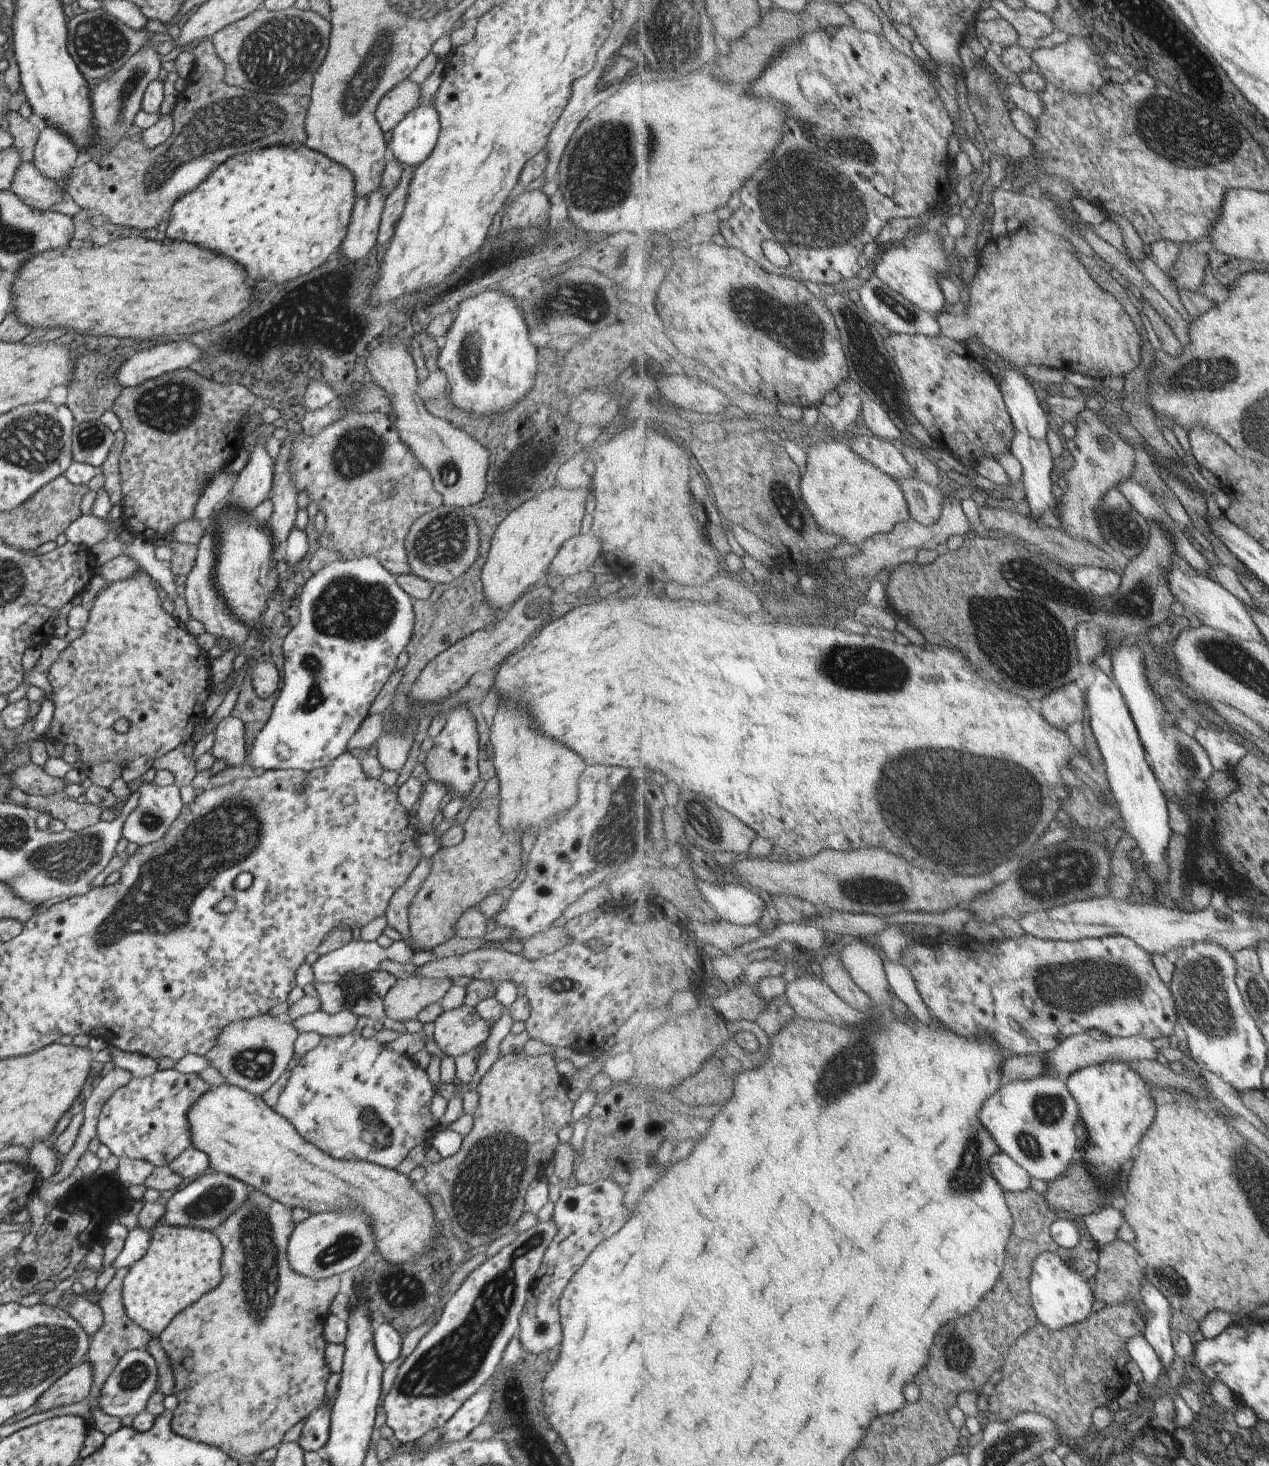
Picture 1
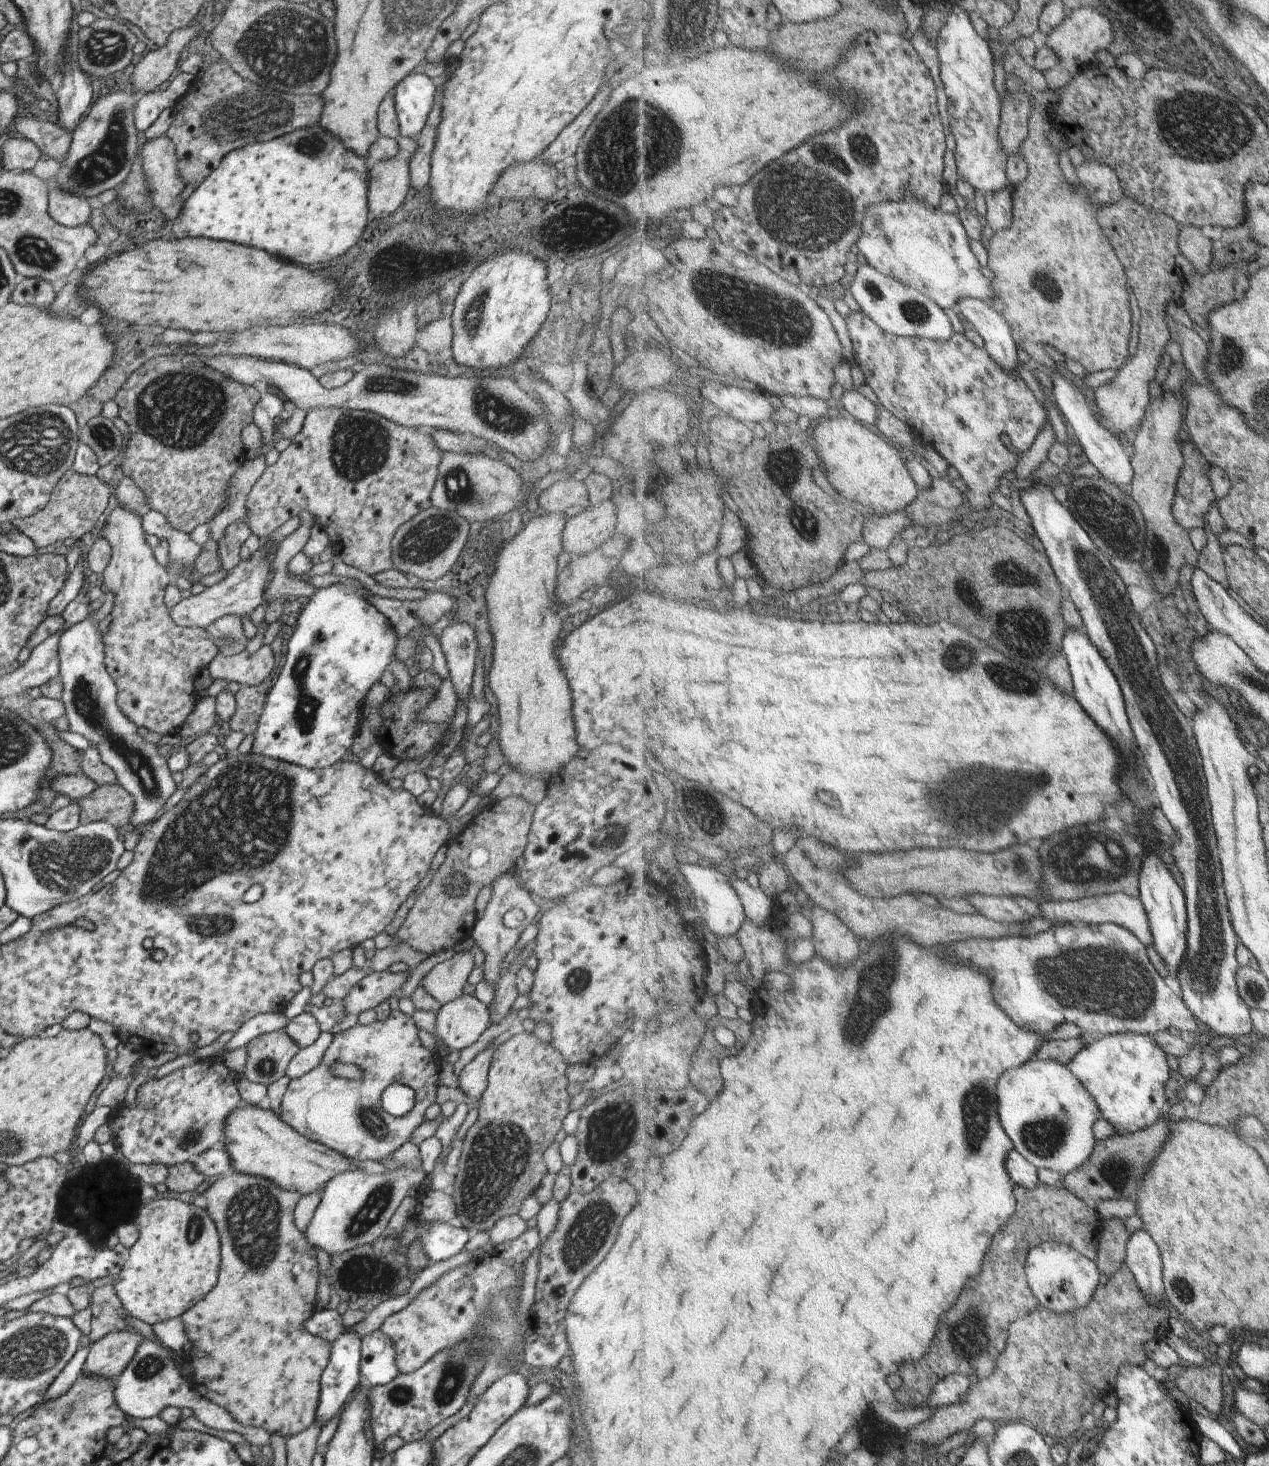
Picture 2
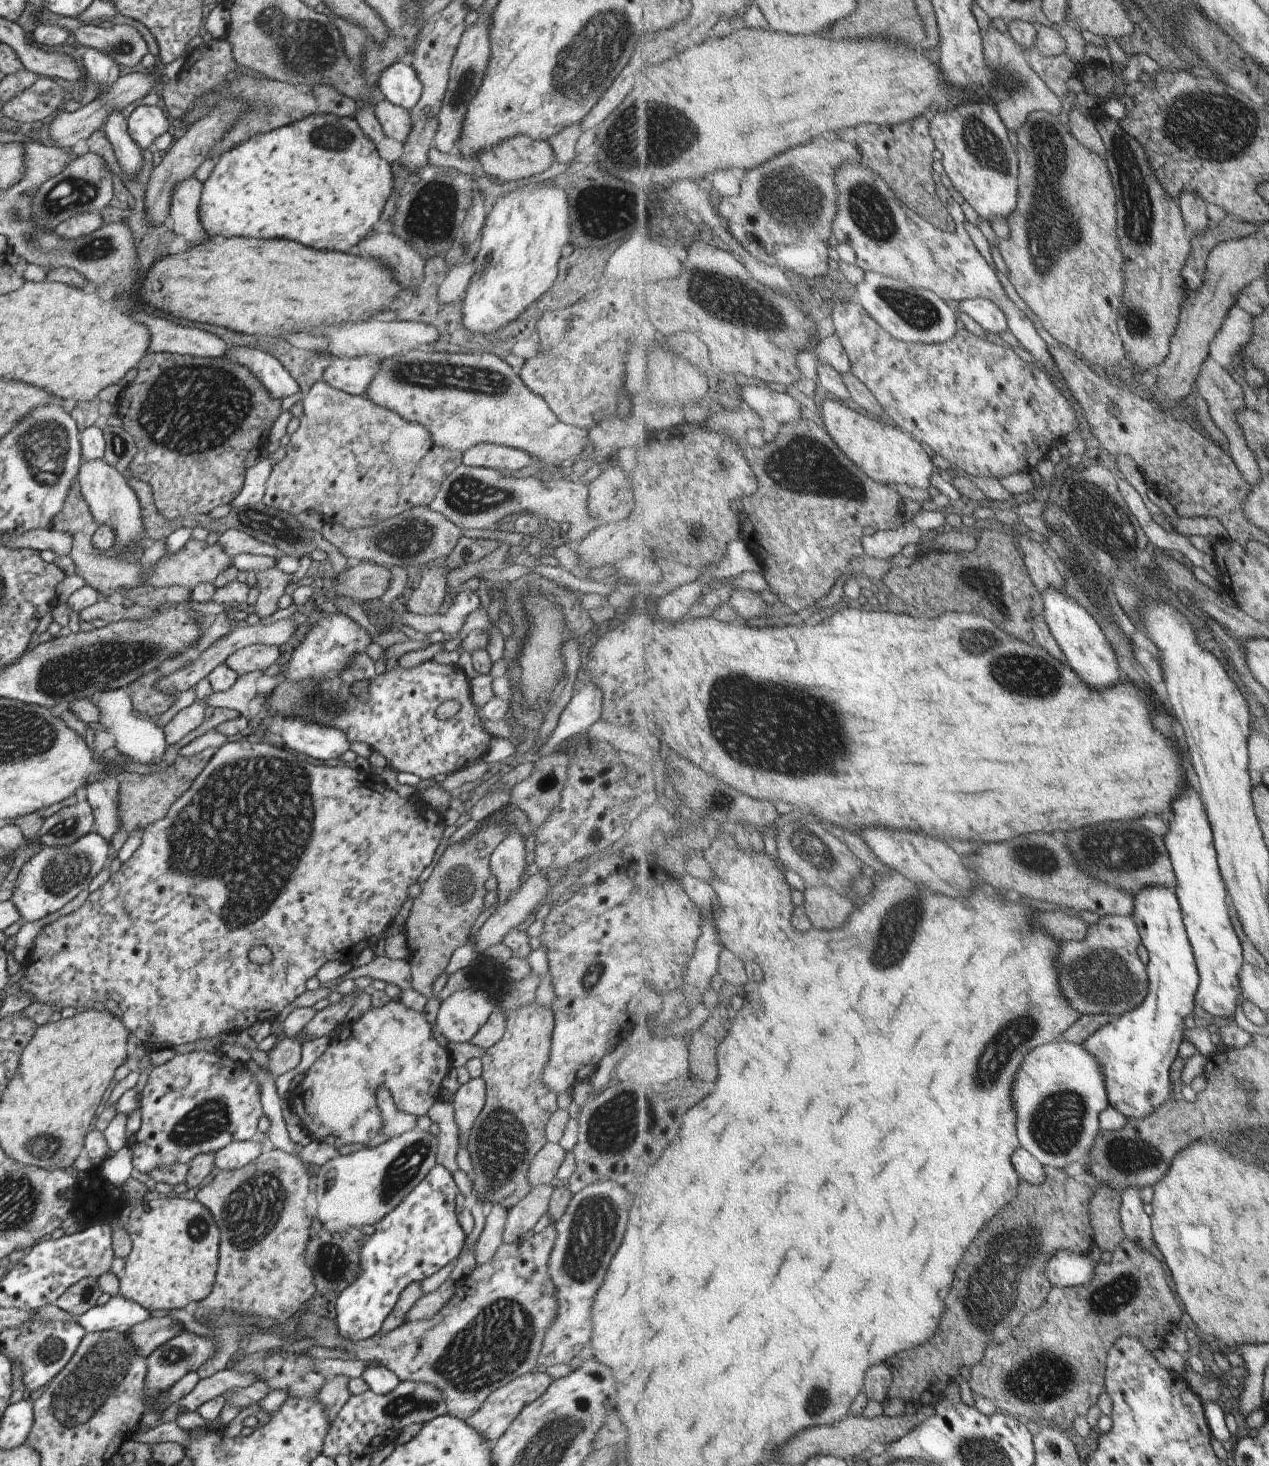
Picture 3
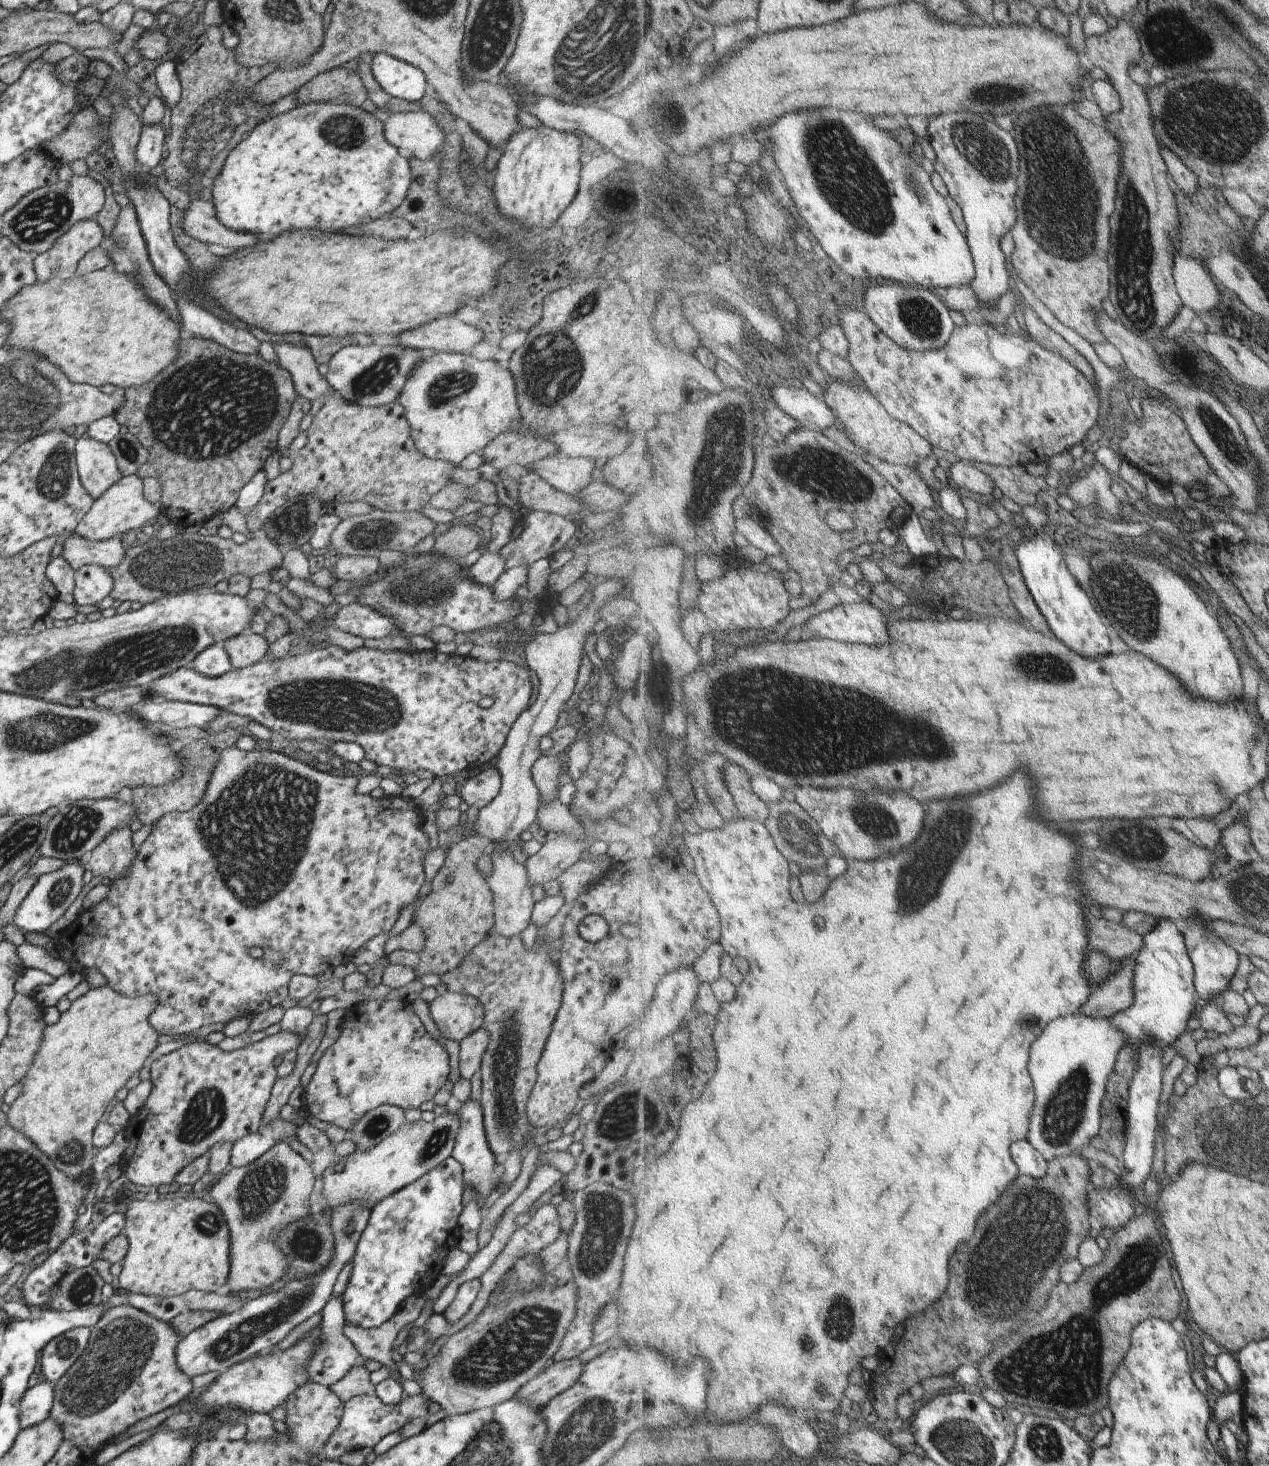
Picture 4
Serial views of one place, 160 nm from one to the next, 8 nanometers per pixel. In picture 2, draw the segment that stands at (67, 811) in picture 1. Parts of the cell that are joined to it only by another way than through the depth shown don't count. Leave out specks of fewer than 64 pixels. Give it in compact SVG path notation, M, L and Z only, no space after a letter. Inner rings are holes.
M120 784L96 787L89 795L76 800L79 806L79 824L108 821L117 829L128 826L129 816L135 809L134 797Z

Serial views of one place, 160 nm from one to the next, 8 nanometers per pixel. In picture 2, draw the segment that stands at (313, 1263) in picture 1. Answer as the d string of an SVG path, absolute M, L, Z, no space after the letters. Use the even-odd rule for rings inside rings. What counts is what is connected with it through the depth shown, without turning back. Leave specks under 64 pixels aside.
M412 1169L390 1170L390 1174L368 1174L354 1171L339 1174L327 1182L321 1192L321 1201L315 1210L311 1223L303 1235L314 1248L322 1248L331 1255L374 1243L384 1232L408 1189L426 1176L422 1171Z

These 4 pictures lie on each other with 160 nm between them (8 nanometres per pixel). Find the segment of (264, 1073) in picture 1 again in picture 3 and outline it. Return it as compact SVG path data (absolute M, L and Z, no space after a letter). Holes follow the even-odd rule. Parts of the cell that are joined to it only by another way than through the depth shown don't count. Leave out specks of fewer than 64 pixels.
M285 1037L265 1056L265 1065L271 1076L276 1078L294 1070L300 1064L301 1054L301 1044L291 1037Z

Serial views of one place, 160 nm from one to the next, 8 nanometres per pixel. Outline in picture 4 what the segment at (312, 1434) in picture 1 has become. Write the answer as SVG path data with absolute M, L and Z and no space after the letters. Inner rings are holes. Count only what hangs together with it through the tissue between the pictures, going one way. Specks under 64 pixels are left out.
M452 1156L423 1174L418 1180L381 1200L372 1210L353 1256L352 1276L343 1290L345 1322L361 1329L384 1324L412 1294L422 1294L440 1274L448 1251L459 1242L459 1216L465 1182L462 1165Z

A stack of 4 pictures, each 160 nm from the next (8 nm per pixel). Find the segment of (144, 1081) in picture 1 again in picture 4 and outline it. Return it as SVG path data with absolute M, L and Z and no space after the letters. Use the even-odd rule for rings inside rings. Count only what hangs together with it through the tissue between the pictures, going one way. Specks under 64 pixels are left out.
M281 1030L278 1034L266 1036L256 1043L250 1042L247 1048L233 1052L224 1052L208 1042L191 1043L160 1058L152 1058L149 1062L150 1094L145 1104L130 1118L130 1126L125 1130L128 1147L121 1156L120 1164L128 1180L136 1186L170 1184L180 1170L206 1155L215 1144L235 1143L246 1135L258 1133L263 1124L266 1103L278 1077L274 1058L290 1050L297 1050L306 1037L307 1030L298 1036Z

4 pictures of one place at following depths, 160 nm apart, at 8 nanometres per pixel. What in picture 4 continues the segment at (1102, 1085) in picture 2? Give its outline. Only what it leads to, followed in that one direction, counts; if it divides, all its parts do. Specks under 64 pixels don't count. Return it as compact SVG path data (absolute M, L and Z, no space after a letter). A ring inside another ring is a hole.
M1162 918L1153 919L1153 929L1145 935L1145 945L1137 957L1134 1004L1113 1017L1113 1023L1135 1046L1140 1060L1147 1043L1168 1048L1188 1032L1188 1022L1200 1006L1197 989L1197 970L1189 950L1184 930L1176 924L1165 924Z

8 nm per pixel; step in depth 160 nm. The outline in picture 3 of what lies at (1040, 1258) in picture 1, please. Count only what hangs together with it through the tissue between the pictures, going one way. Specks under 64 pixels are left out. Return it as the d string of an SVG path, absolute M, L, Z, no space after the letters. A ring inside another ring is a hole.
M1062 1249L1047 1264L1047 1275L1061 1289L1085 1287L1095 1279L1099 1264L1090 1254Z

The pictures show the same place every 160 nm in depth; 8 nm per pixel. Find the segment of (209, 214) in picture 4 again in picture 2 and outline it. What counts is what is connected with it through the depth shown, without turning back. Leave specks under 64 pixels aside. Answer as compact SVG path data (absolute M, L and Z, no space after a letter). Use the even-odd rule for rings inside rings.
M163 134L156 139L142 140L140 150L152 203L170 218L170 221L175 220L183 205L178 197L185 187L176 168L172 139Z

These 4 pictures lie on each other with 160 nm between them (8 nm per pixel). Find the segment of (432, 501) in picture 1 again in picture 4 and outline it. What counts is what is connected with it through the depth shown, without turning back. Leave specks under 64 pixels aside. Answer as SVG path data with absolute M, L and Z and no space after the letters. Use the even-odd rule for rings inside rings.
M286 342L272 345L278 354L281 368L291 374L295 389L304 401L314 400L318 390L331 386L328 379L318 371L319 362L311 355L310 350ZM335 392L326 397L305 432L308 442L297 453L292 468L268 482L260 502L246 517L249 530L256 536L261 535L267 516L288 499L310 495L321 502L343 502L350 498L348 487L360 486L364 480L376 492L372 496L380 502L381 510L418 511L446 486L457 467L447 460L422 454L415 446L405 410L398 402L369 407L346 400Z

